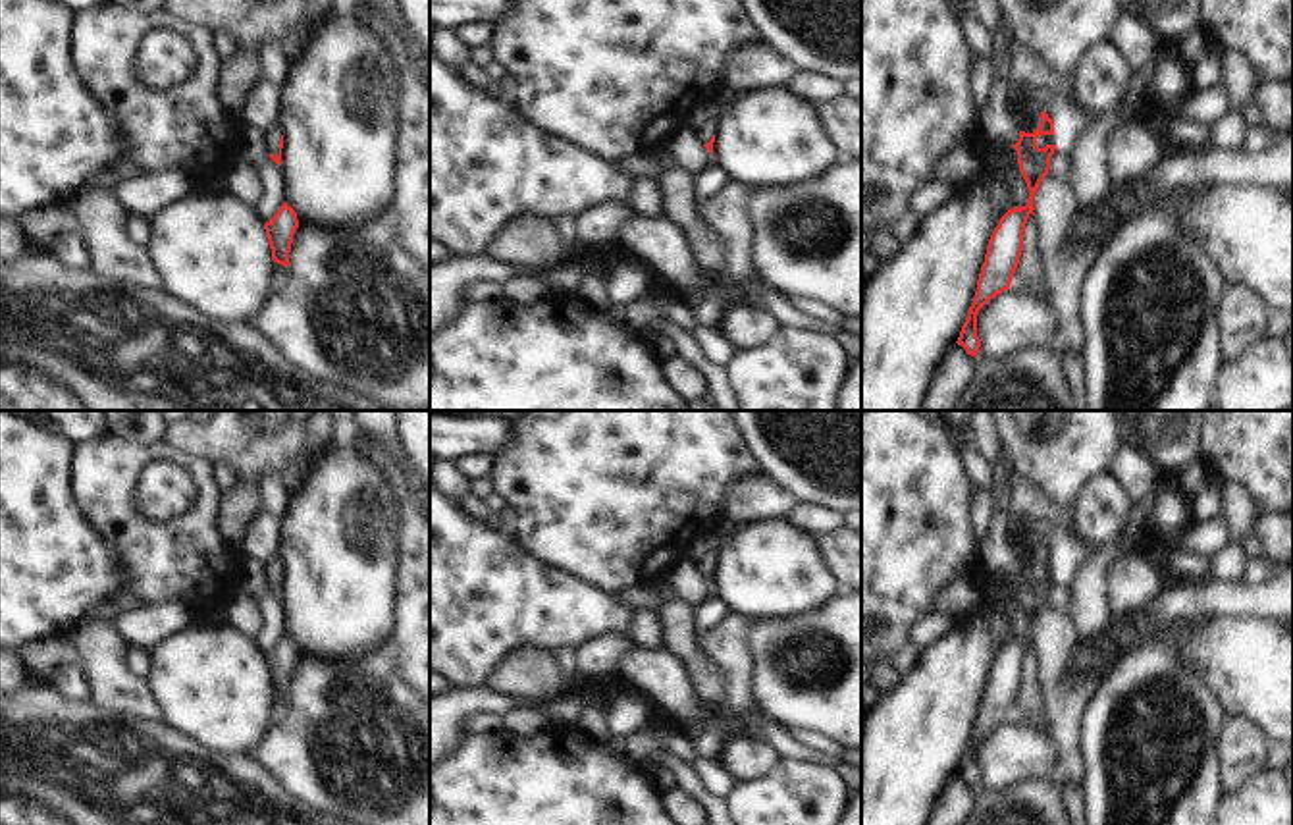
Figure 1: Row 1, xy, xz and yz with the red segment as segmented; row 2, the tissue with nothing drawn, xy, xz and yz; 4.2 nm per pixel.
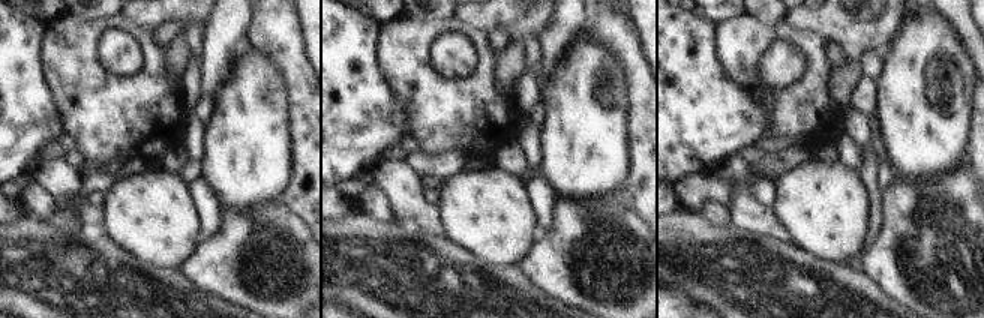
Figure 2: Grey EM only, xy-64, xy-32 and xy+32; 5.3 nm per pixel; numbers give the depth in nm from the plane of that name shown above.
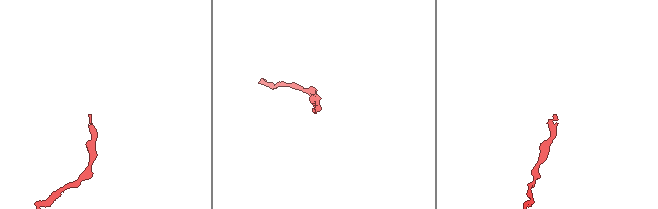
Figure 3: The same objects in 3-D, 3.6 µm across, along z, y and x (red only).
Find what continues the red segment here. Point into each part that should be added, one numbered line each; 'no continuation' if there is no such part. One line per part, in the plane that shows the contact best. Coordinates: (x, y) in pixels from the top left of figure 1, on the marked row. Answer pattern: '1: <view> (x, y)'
1: xy (272, 133)

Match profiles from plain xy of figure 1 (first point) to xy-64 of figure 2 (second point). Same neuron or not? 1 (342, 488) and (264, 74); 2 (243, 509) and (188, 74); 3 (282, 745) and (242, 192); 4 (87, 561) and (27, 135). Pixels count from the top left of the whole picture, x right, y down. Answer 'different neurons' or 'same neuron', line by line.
1: same neuron
2: different neurons
3: different neurons
4: same neuron

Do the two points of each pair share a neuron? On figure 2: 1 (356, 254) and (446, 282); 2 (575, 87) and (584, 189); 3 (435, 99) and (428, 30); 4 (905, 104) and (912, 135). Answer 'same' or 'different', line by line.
1: same
2: same
3: same
4: same

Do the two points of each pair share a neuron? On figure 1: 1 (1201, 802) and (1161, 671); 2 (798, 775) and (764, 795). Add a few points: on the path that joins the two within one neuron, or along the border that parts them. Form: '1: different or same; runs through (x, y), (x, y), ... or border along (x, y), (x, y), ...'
1: same; runs through (1172, 775), (1161, 762), (1161, 706)
2: same; runs through (791, 783), (779, 795), (771, 795)

